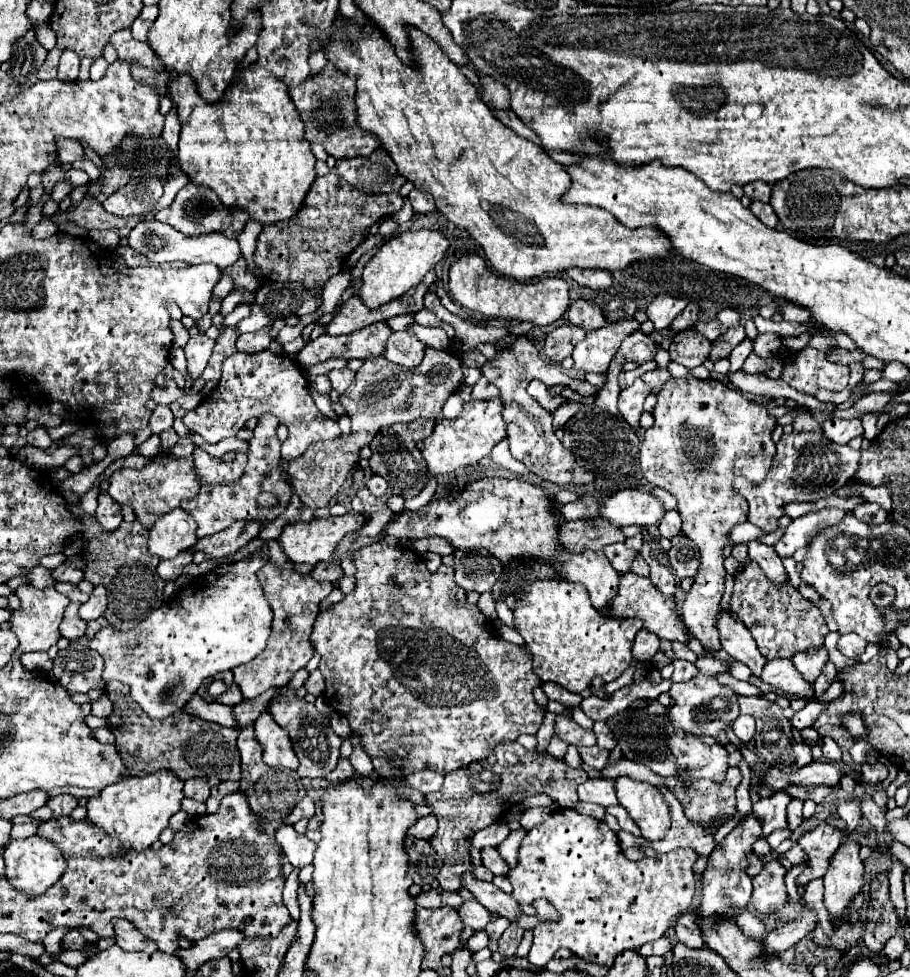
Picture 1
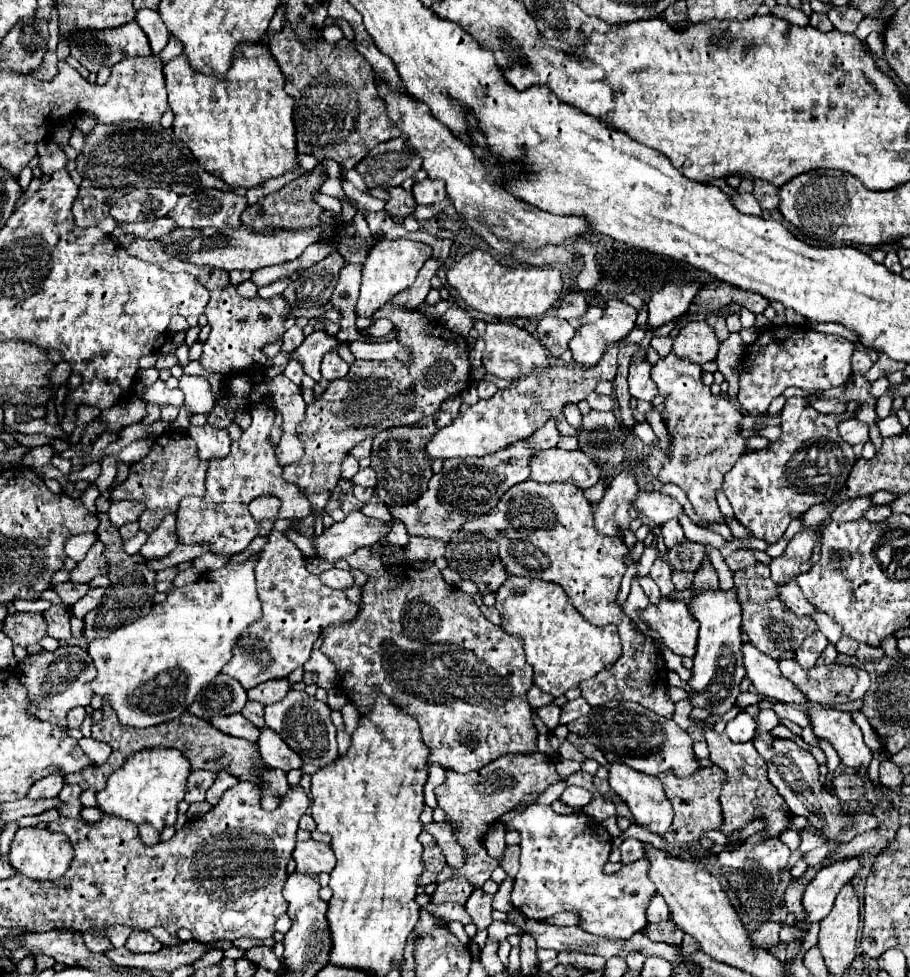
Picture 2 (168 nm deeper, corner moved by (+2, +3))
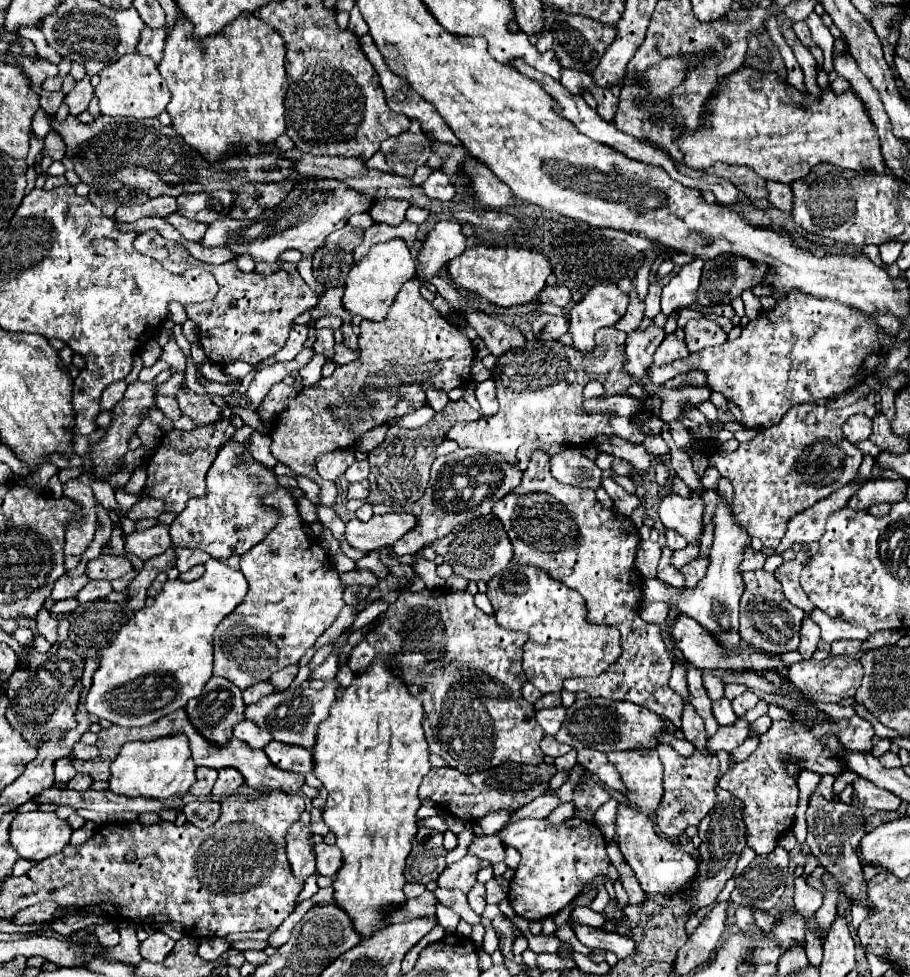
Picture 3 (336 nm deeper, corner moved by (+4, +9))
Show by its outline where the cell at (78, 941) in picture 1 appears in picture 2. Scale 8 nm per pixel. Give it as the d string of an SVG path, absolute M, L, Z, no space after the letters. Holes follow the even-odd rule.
M83 934L85 938L85 946L91 950L91 952L107 952L111 948L111 942L103 936L93 936L93 934Z

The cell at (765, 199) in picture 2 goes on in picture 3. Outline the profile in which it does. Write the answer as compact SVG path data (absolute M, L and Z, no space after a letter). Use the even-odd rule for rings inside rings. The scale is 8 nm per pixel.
M767 182L767 200L771 206L783 210L783 212L791 212L791 186L787 184L777 184L777 182Z

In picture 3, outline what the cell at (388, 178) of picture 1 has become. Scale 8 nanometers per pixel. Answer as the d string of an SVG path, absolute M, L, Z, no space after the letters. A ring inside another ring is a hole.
M413 120L407 132L385 140L381 144L381 152L393 174L411 178L415 170L421 164L425 164L427 158L431 156L431 146L429 146L429 138L421 130L421 124Z

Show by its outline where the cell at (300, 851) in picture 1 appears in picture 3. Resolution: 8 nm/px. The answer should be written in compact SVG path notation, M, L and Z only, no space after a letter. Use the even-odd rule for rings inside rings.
M325 842L313 844L315 860L317 860L317 872L323 876L335 876L341 868L341 850L337 846L329 846Z

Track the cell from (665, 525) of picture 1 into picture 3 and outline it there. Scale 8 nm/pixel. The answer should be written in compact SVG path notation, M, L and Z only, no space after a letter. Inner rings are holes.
M665 530L665 540L667 540L667 546L671 550L681 550L687 546L685 538L681 534L677 534L677 530Z

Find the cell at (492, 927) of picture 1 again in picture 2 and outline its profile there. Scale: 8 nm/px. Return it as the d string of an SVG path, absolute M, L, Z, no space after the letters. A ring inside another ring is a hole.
M475 888L465 904L471 920L475 922L475 926L479 930L487 930L487 926L493 922L493 918L491 918L492 900L492 895L483 892L481 888Z

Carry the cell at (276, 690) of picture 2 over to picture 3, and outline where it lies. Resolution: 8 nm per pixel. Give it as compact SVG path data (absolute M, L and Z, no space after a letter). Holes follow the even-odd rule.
M295 664L287 666L285 670L279 670L277 674L273 674L273 678L269 678L269 684L273 684L275 690L285 690L285 688L291 686L297 672L299 672L299 668Z

